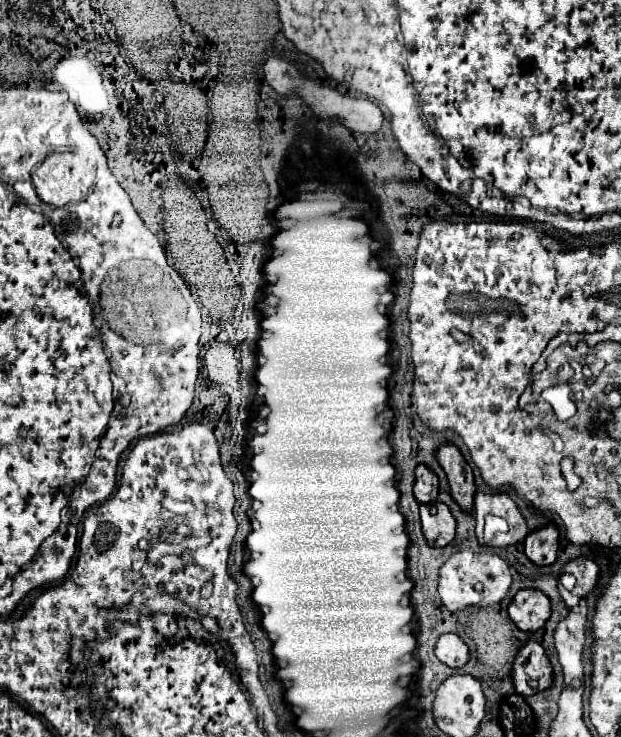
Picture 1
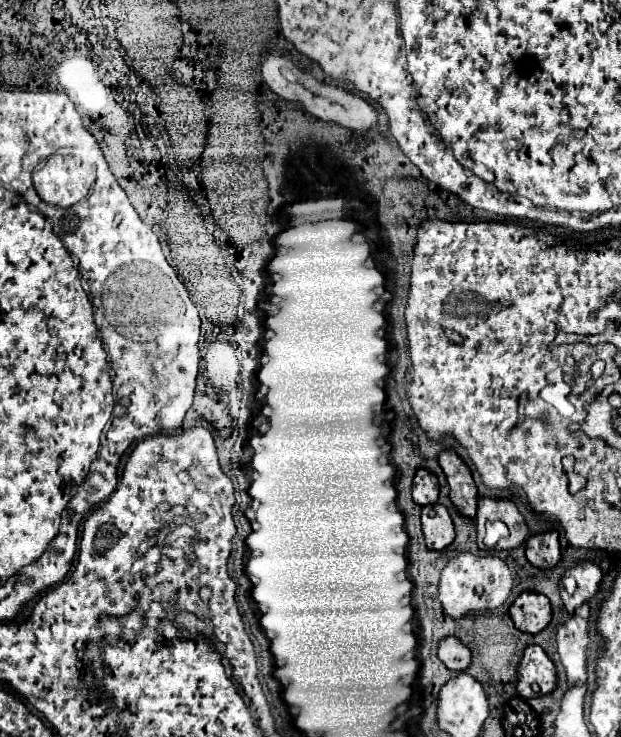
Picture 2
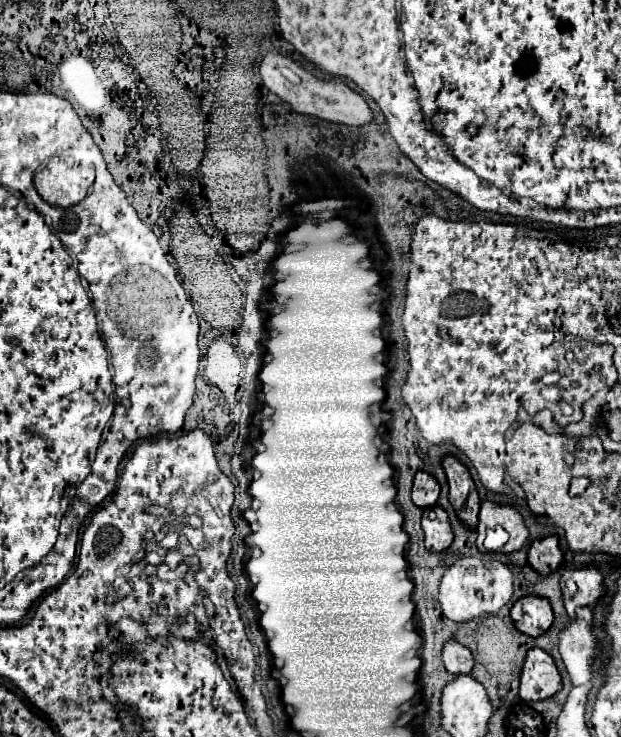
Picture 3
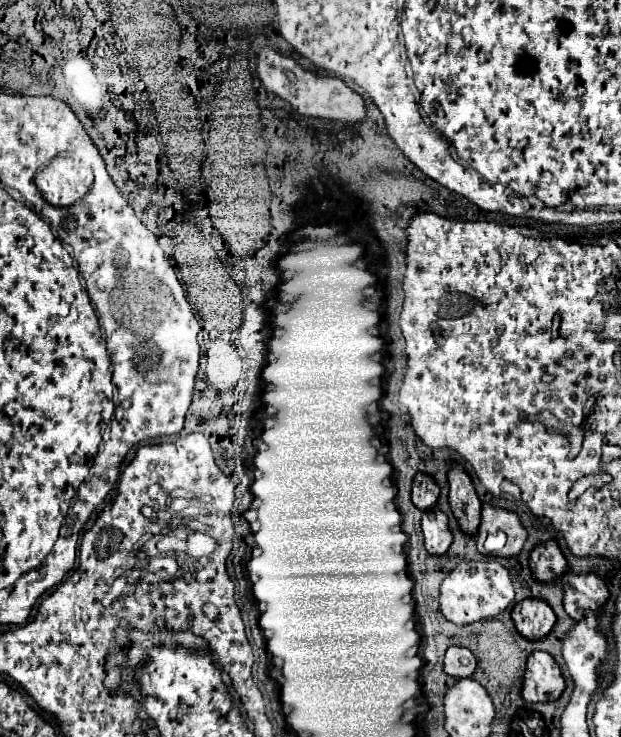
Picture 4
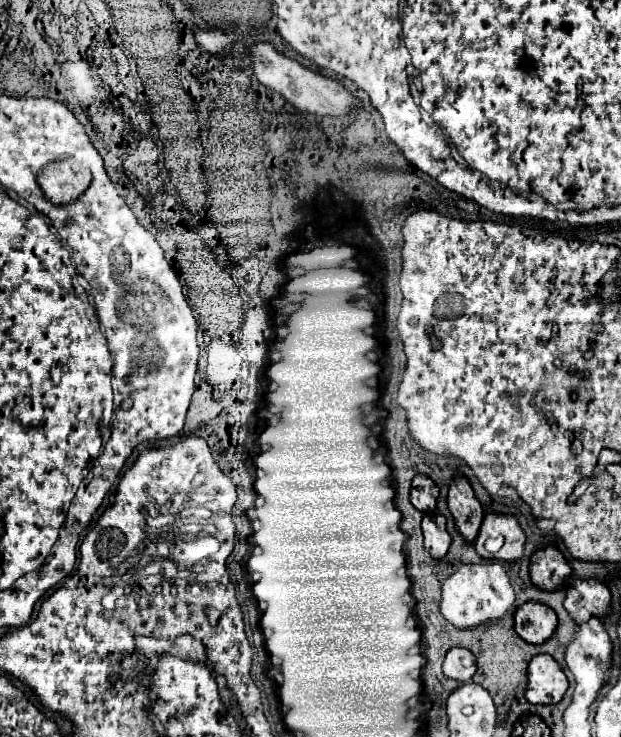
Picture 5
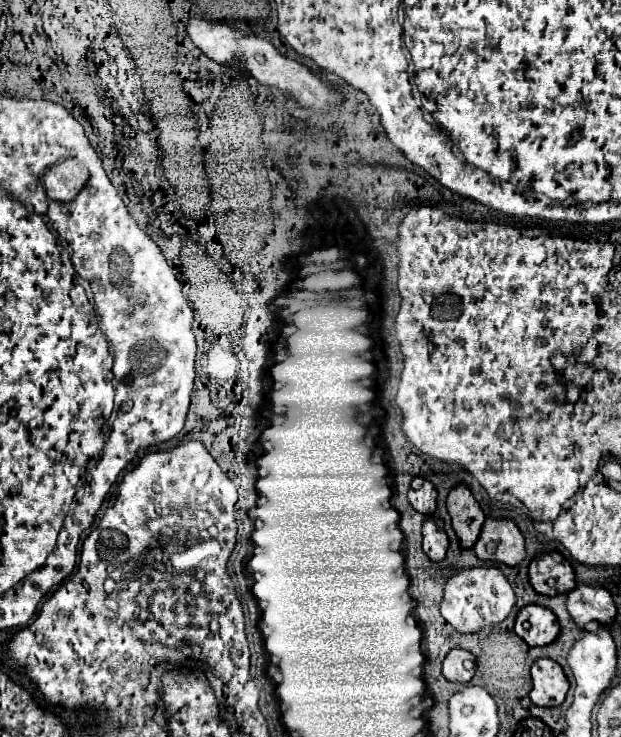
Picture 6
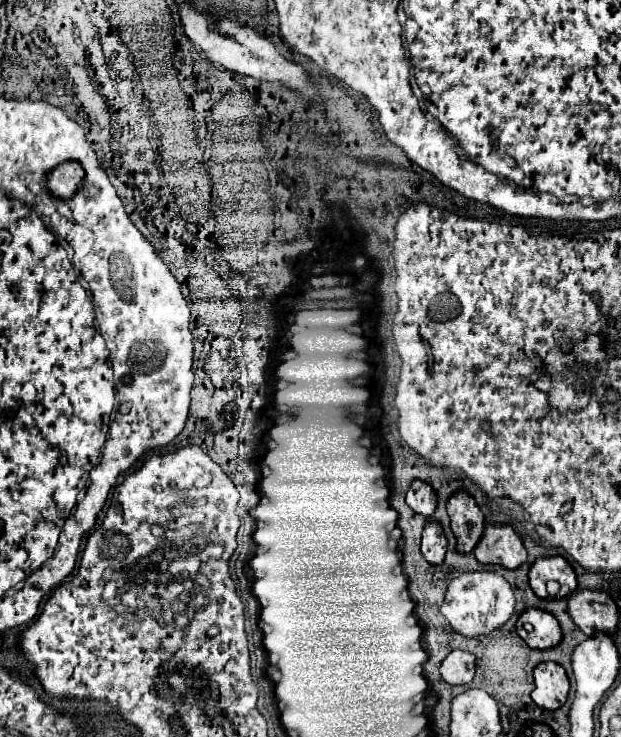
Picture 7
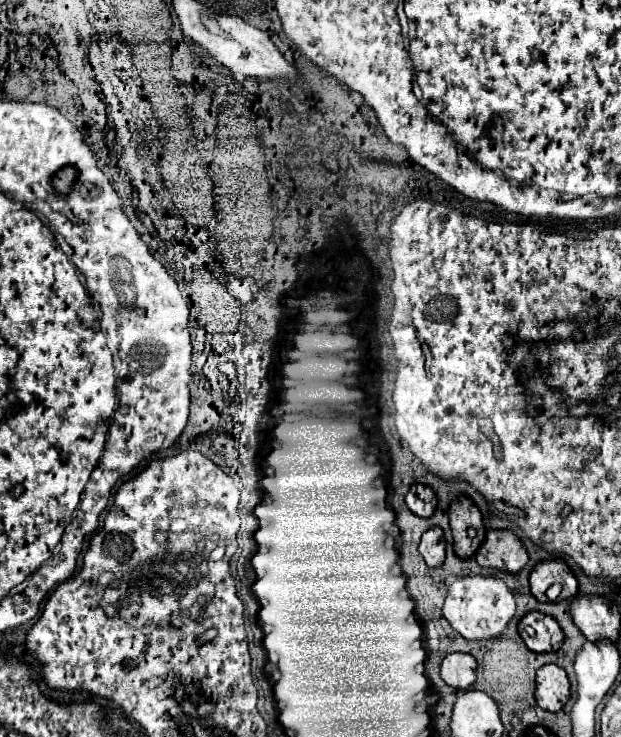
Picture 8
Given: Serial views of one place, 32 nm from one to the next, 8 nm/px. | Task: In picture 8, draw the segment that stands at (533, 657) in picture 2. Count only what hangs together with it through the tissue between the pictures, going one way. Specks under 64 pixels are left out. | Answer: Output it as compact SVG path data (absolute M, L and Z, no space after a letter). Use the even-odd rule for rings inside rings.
M544 664L536 672L536 692L534 698L540 708L548 712L558 712L570 696L570 684L564 668L556 664Z

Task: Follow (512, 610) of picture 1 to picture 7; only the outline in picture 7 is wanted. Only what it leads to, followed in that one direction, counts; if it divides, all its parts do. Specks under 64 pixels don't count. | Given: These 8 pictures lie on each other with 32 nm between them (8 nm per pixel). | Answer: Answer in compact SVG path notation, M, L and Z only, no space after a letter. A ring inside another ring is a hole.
M528 608L518 616L516 632L530 648L552 648L560 642L562 632L558 620L540 608Z

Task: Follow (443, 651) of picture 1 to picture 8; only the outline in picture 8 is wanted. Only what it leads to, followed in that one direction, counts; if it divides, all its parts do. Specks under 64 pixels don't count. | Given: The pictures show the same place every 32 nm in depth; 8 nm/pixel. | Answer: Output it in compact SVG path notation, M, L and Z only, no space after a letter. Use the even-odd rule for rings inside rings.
M452 652L442 660L440 676L452 688L470 688L476 680L476 658L464 652Z

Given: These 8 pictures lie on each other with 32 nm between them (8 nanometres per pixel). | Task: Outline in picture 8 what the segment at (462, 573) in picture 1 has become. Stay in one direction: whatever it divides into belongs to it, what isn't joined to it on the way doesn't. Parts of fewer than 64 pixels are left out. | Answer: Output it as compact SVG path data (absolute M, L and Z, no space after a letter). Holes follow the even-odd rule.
M480 574L456 578L442 606L442 614L446 616L450 626L466 640L484 640L502 634L514 612L516 612L514 594L506 586L506 582L498 576L480 576Z

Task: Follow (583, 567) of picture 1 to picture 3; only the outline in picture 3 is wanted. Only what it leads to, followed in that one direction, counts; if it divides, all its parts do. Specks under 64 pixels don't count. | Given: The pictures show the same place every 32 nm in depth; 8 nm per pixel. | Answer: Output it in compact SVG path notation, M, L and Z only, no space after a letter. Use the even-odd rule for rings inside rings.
M596 566L576 568L570 572L570 578L576 582L578 590L574 594L568 594L566 590L562 590L562 598L564 598L566 612L572 618L576 616L576 606L594 604L604 594L604 586L602 586L602 574L598 572Z

